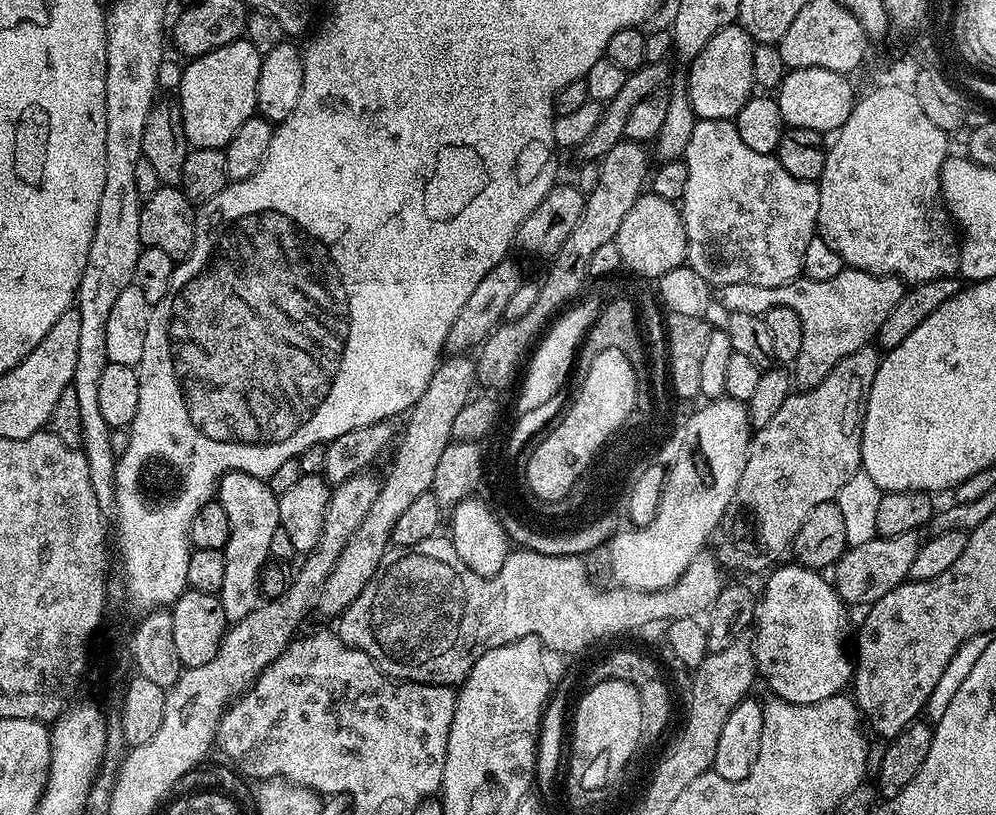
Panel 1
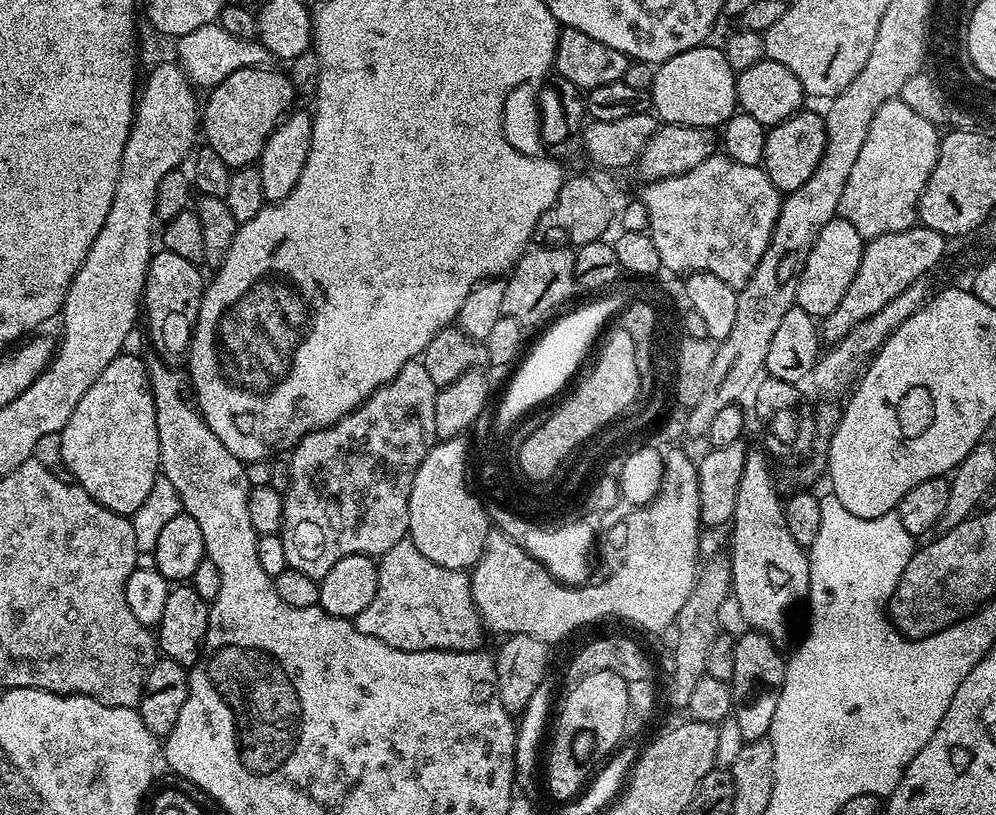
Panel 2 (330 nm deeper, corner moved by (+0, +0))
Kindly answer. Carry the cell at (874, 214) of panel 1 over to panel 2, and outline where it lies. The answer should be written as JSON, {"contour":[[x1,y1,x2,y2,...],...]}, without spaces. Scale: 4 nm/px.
{"contour":[[898,98,886,102,878,114,874,114,866,142,862,142,862,151,850,170,850,178,846,178,839,215,850,222,865,241,917,227,916,207,938,162,941,139,937,125,926,122,926,118,910,110,906,102]]}

